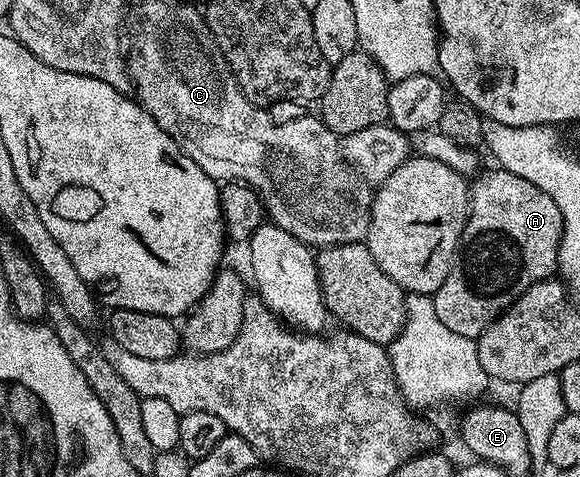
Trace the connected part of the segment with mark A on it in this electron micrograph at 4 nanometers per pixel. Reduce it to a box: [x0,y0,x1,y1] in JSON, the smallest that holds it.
[434,169,563,339]

